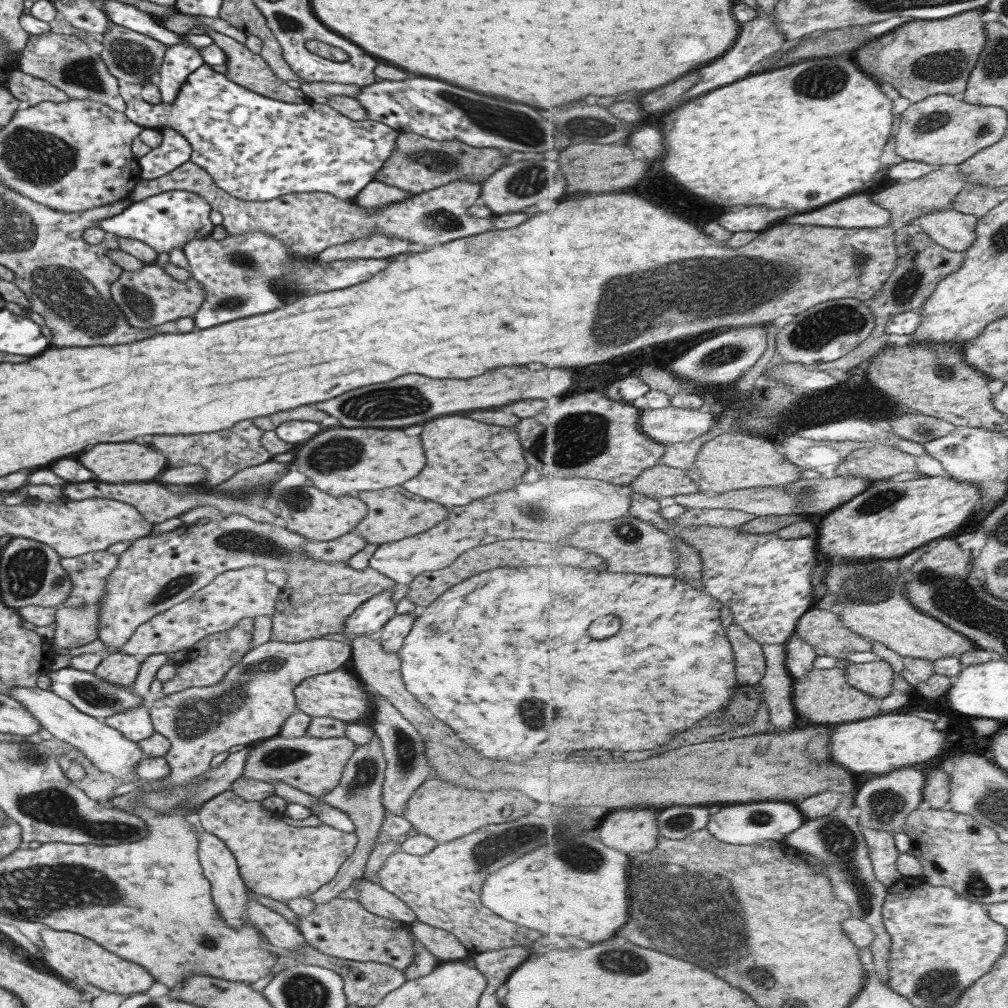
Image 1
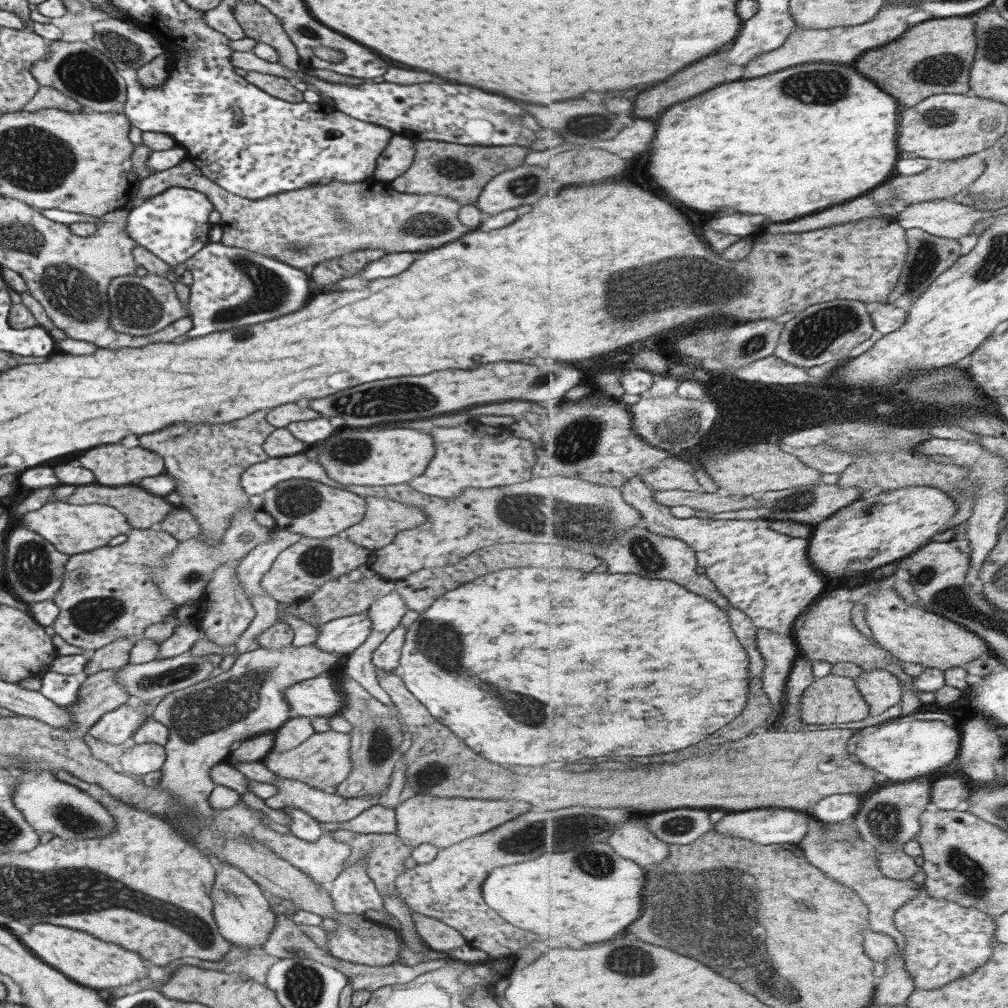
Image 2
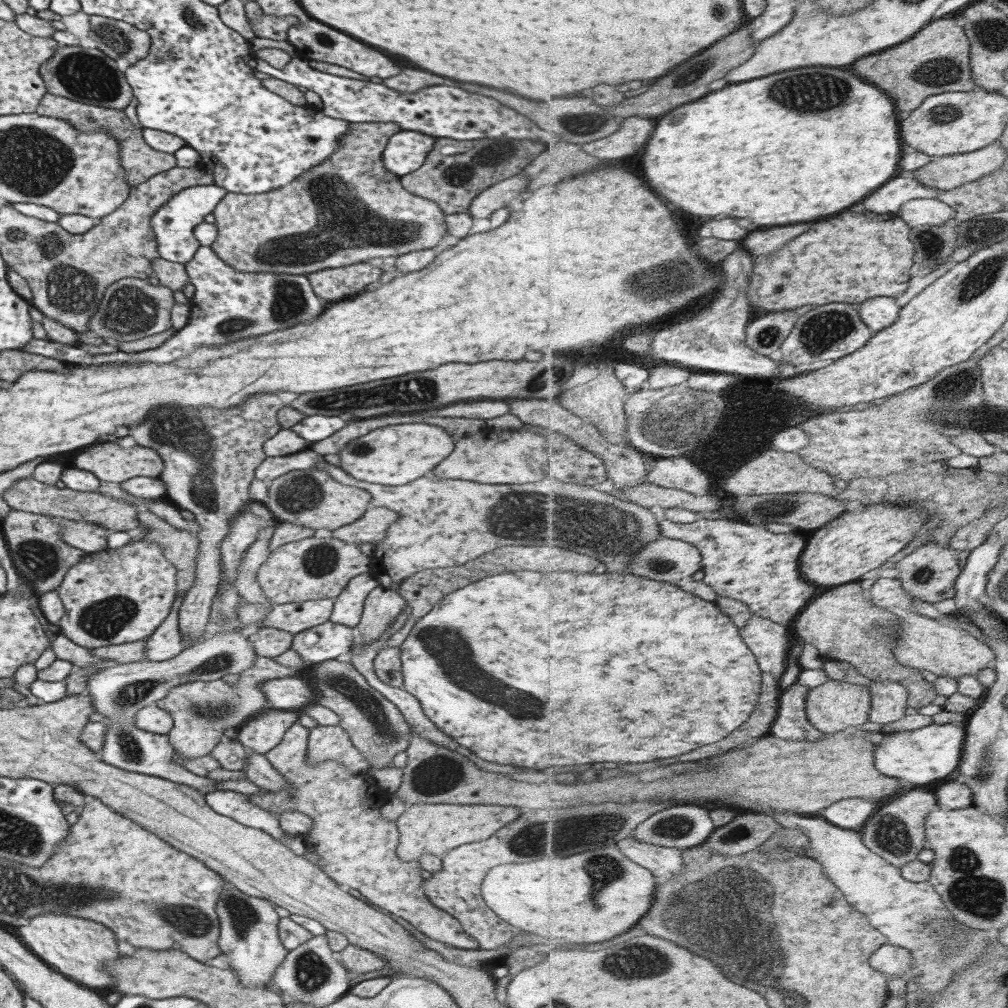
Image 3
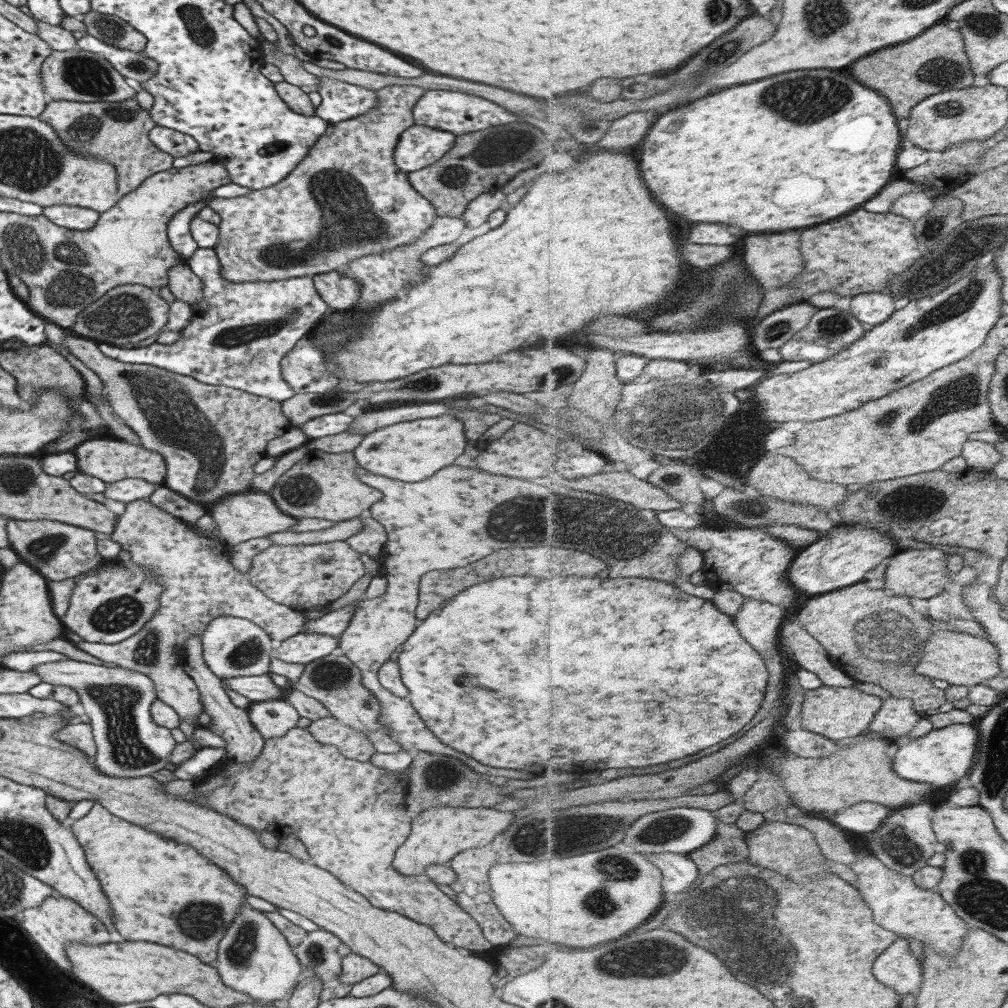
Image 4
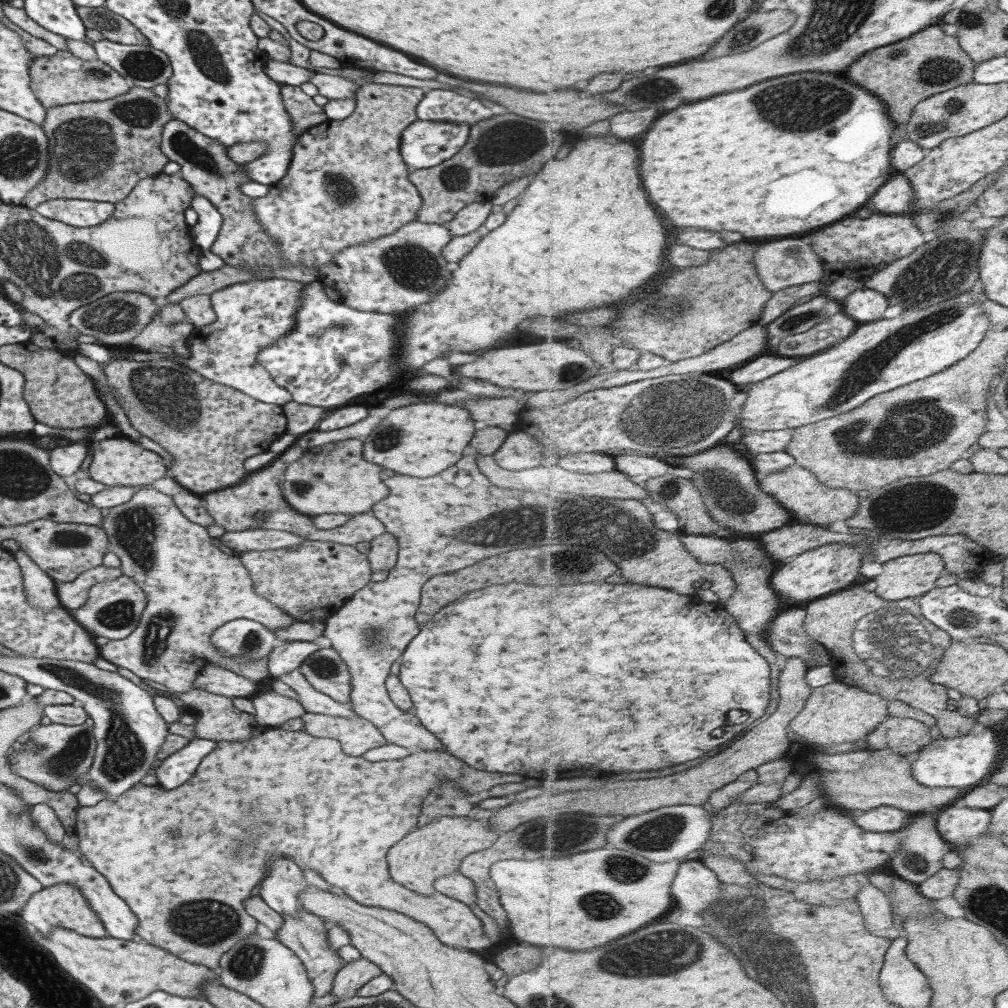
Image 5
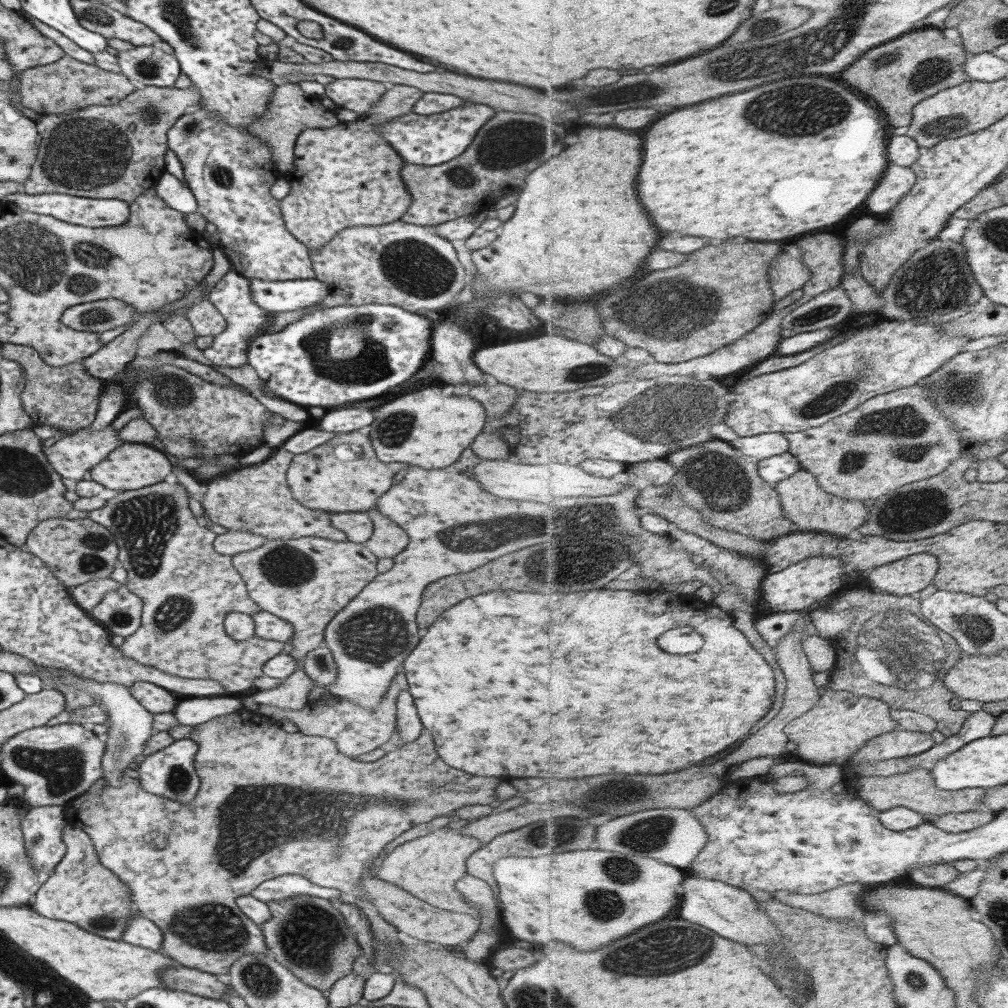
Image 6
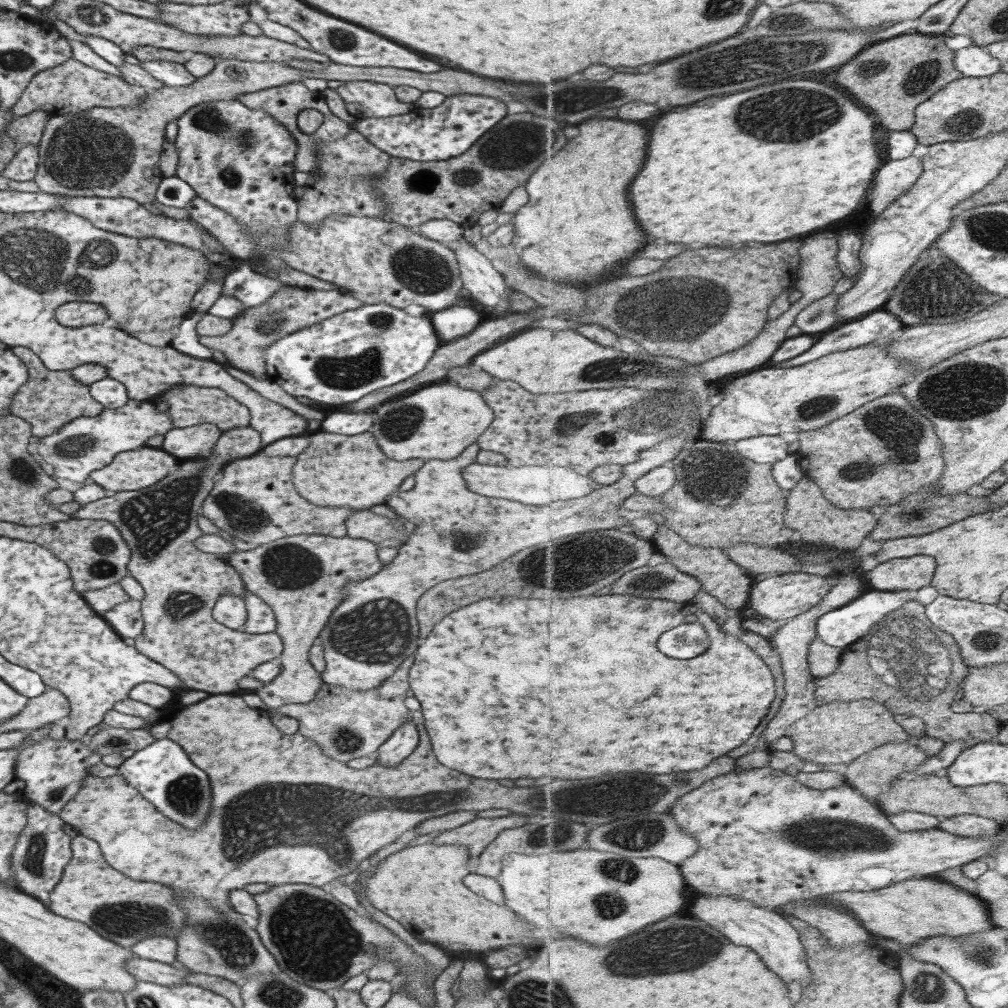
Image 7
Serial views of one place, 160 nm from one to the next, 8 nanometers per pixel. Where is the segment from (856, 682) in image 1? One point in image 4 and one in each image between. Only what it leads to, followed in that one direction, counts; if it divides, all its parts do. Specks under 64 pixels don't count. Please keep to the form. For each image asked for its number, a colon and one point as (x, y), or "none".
2: (882, 689)
3: (890, 700)
4: (897, 717)

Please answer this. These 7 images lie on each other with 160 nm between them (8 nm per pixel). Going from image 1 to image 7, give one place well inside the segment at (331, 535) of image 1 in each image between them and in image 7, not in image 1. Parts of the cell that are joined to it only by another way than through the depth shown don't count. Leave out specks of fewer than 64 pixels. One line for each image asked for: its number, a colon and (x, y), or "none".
2: (312, 509)
3: (311, 498)
4: (322, 485)
5: (334, 478)
6: (343, 475)
7: (340, 471)

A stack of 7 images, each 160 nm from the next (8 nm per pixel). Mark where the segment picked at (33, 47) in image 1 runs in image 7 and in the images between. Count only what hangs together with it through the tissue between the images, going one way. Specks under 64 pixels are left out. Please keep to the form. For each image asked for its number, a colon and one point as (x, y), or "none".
2: (75, 69)
3: (80, 74)
4: (78, 75)
5: (59, 79)
6: (66, 84)
7: (68, 87)

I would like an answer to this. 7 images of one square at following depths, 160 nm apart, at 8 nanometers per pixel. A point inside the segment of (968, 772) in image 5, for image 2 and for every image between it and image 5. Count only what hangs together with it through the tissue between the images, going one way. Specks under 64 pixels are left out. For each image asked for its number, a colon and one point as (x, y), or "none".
2: (900, 749)
3: (929, 754)
4: (942, 757)

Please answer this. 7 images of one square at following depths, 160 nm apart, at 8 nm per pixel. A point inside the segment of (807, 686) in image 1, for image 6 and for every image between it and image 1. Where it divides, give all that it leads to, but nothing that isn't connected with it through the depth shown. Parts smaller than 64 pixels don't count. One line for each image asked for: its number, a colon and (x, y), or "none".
2: (834, 699)
3: (834, 707)
4: (834, 712)
5: (835, 714)
6: (842, 723)

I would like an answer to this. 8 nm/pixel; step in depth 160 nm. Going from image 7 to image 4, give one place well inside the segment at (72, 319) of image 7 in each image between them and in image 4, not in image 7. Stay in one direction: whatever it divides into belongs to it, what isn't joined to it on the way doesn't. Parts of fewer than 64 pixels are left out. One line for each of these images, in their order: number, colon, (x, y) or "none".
4: (128, 313)
5: (116, 318)
6: (96, 316)

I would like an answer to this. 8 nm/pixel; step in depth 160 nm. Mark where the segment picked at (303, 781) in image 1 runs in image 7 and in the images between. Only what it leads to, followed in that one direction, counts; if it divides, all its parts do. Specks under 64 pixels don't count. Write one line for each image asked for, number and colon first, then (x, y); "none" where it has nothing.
2: (322, 760)
3: (325, 743)
4: (351, 744)
5: (356, 736)
6: (356, 730)
7: (346, 724)

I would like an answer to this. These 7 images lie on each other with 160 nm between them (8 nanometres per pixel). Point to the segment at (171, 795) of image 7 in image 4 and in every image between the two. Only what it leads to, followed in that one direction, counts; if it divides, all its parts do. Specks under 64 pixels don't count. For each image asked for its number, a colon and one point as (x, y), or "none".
4: (205, 759)
5: (174, 770)
6: (169, 773)

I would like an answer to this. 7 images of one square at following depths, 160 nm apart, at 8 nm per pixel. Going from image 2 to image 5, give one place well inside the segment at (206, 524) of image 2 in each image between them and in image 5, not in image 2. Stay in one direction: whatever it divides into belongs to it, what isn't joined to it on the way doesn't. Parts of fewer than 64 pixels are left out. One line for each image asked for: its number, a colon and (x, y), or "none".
3: (209, 456)
4: (210, 437)
5: (210, 429)

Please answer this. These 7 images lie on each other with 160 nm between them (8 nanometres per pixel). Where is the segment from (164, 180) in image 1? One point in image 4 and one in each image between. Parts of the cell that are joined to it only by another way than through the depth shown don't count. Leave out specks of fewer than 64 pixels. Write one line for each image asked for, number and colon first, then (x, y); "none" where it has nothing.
2: (301, 228)
3: (349, 208)
4: (345, 199)

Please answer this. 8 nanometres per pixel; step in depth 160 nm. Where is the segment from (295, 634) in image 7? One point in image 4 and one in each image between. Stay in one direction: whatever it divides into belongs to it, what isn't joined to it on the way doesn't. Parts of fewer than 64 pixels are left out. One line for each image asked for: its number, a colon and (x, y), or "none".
4: (299, 576)
5: (309, 581)
6: (305, 581)

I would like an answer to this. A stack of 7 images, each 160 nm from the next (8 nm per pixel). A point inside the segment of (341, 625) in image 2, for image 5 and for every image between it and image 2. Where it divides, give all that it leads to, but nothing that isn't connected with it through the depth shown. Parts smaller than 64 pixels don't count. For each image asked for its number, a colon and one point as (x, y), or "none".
3: (326, 641)
4: (302, 648)
5: (287, 657)

